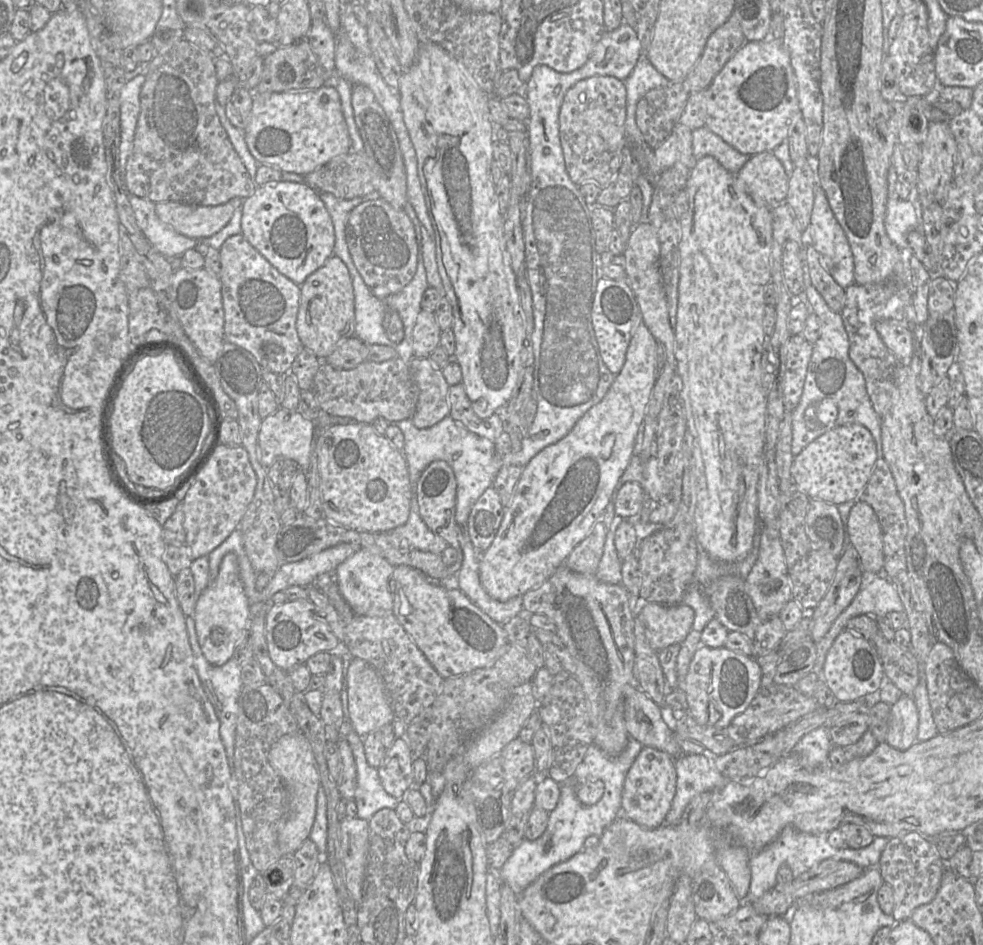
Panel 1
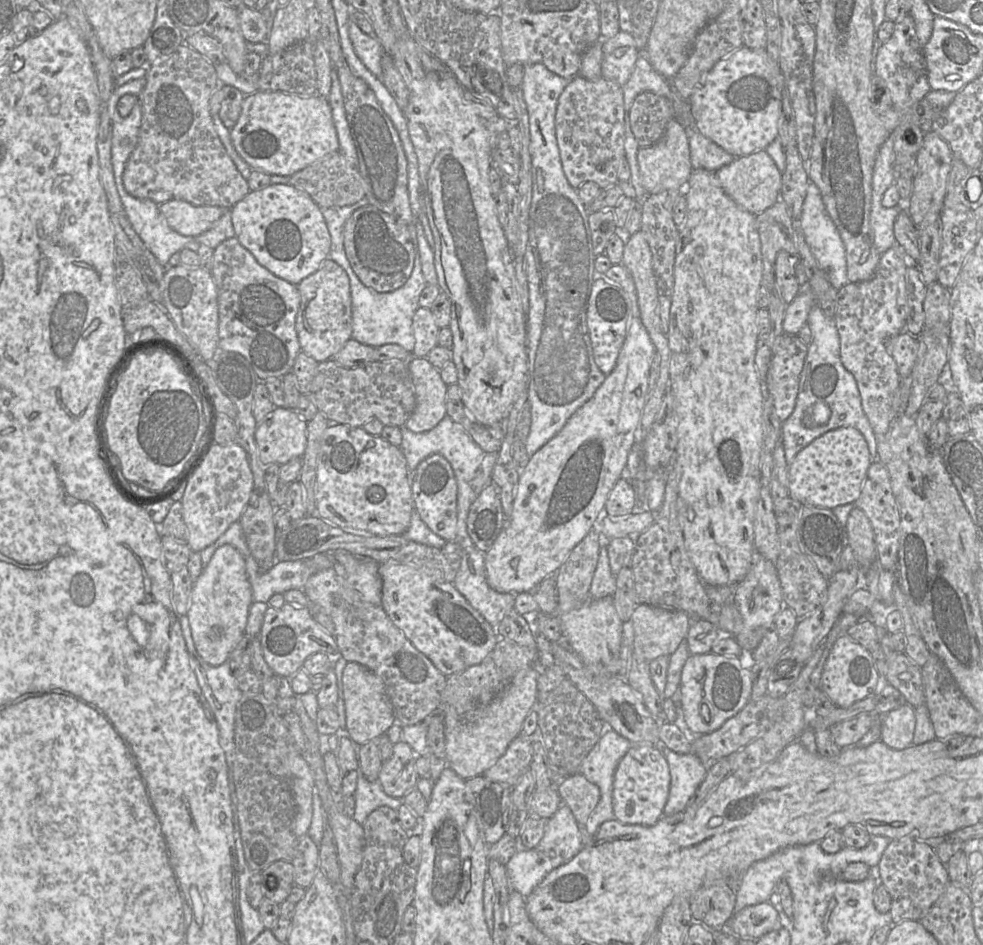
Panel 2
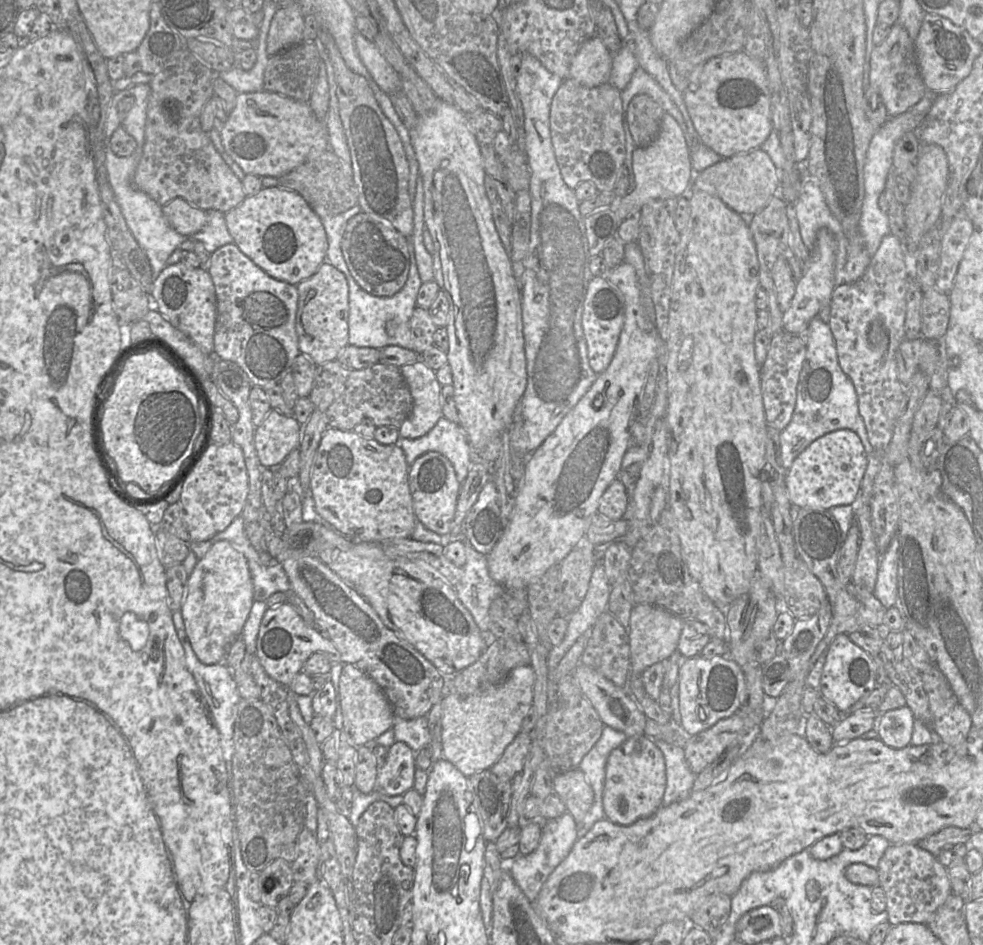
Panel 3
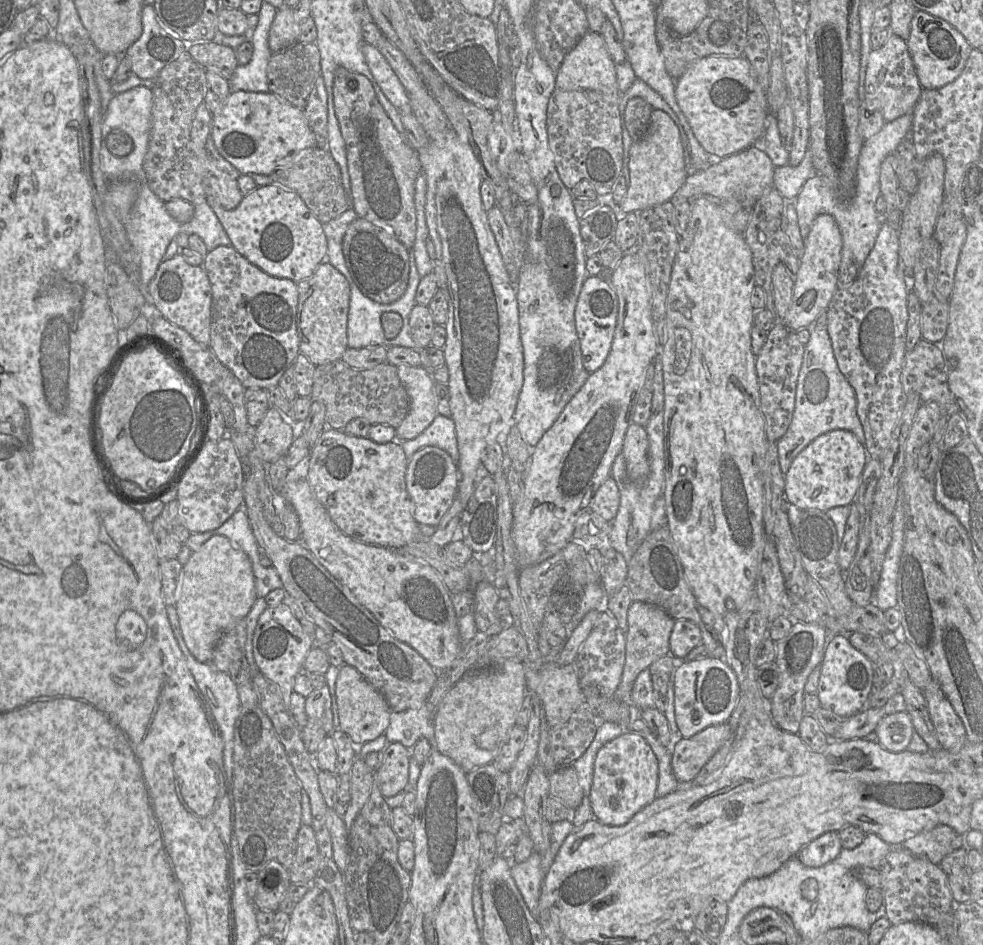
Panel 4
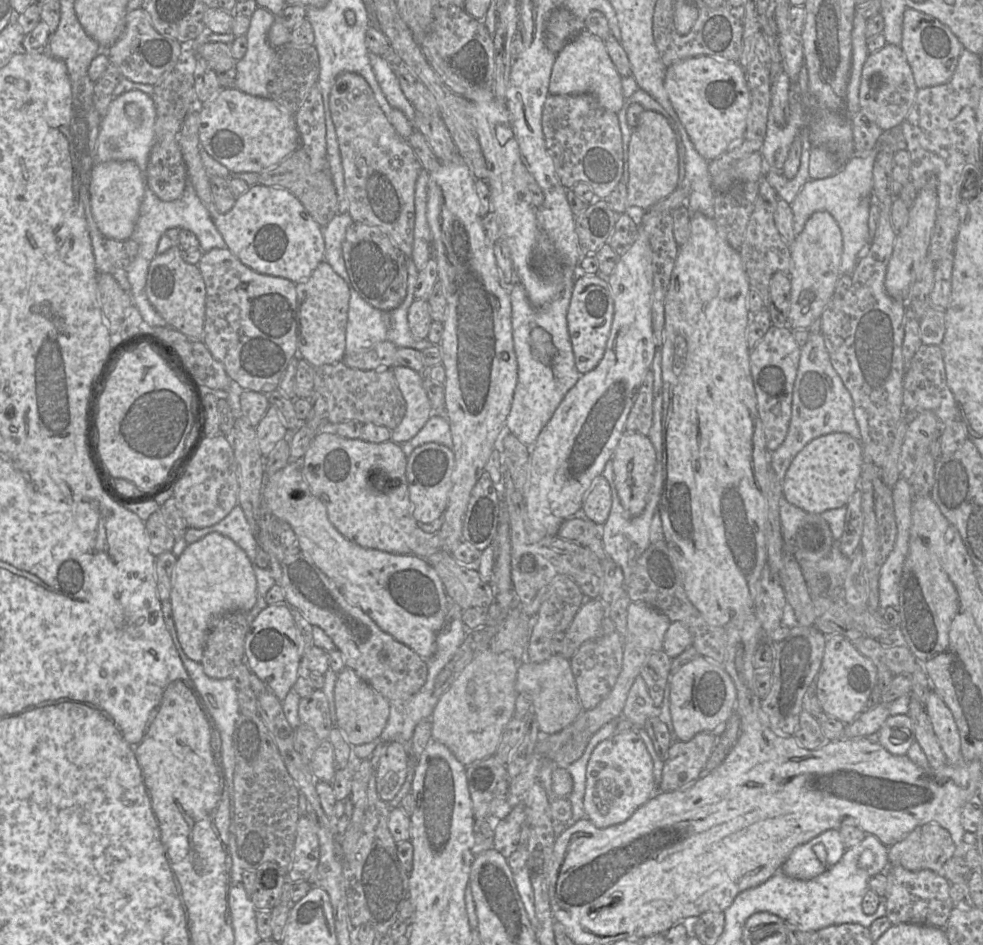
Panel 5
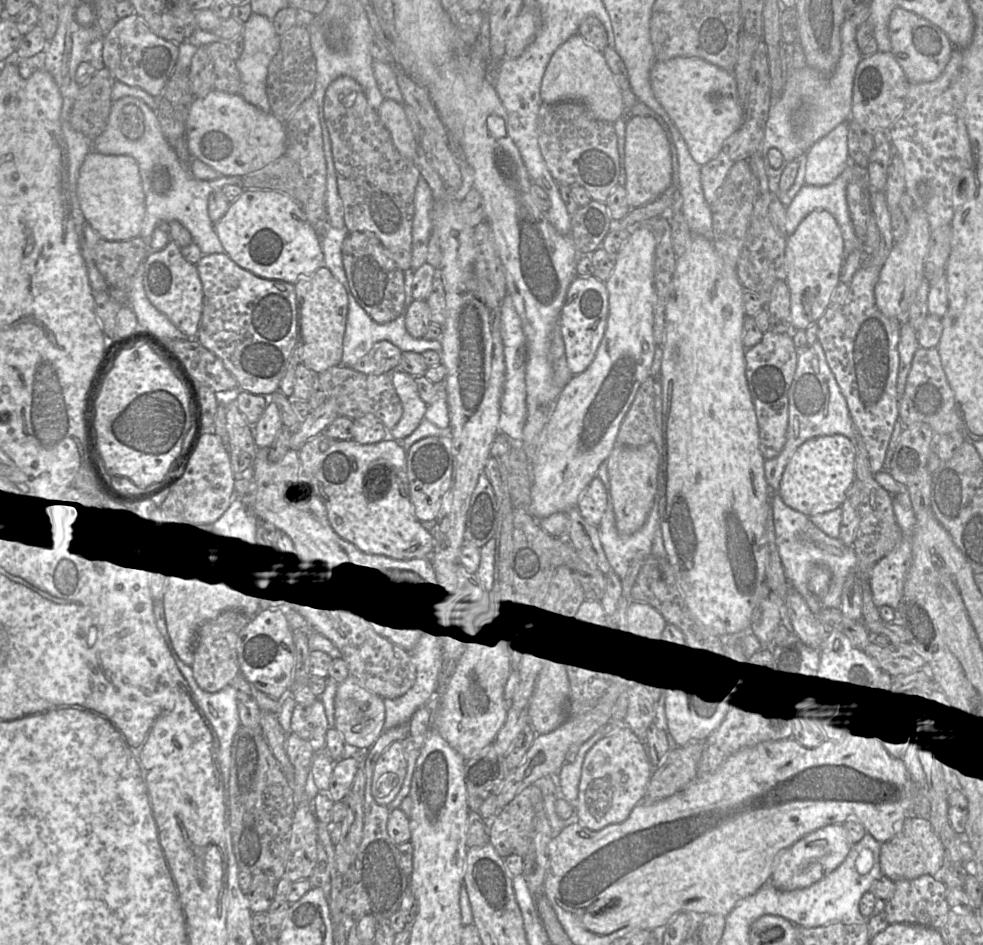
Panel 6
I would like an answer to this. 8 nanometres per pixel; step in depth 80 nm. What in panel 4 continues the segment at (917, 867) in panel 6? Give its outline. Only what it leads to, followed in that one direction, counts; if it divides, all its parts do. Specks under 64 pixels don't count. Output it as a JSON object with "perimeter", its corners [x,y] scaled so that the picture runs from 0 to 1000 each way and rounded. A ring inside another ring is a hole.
{"perimeter":[[[953,873],[921,889],[916,896],[955,915],[961,906],[980,895],[982,883],[976,884],[965,874]]]}

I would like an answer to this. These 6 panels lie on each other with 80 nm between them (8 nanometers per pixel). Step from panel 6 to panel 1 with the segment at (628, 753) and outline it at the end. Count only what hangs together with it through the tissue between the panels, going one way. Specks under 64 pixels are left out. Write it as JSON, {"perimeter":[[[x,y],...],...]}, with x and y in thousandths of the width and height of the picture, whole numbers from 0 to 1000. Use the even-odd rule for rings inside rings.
{"perimeter":[[[655,789],[636,821],[632,846],[633,863],[658,877],[672,875],[683,855],[688,829],[686,803],[672,794]]]}

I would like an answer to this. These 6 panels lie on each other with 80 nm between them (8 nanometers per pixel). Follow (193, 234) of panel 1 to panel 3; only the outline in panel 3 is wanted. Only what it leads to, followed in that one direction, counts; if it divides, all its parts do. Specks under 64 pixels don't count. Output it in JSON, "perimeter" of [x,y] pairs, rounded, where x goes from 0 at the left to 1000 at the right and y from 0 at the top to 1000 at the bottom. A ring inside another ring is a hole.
{"perimeter":[[[179,208],[164,218],[165,225],[181,247],[192,250],[203,244],[211,235],[210,224]]]}

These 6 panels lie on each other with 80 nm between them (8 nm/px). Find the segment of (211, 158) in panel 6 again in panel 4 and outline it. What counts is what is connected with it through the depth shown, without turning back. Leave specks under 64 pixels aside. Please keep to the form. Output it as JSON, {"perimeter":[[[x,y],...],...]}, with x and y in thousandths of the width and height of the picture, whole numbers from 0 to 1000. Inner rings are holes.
{"perimeter":[[[236,96],[223,122],[216,125],[214,140],[223,163],[246,185],[275,185],[304,161],[322,154],[309,115],[298,112],[277,97]]]}

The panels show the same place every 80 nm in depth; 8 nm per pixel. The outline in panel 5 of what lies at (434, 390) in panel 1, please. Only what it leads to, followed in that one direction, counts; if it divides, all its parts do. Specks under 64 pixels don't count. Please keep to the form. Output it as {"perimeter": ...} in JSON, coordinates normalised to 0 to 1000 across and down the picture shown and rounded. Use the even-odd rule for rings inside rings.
{"perimeter":[[[401,387],[399,392],[413,425],[413,437],[408,448],[398,456],[398,466],[411,470],[432,451],[440,433],[430,410],[429,395],[409,387]]]}

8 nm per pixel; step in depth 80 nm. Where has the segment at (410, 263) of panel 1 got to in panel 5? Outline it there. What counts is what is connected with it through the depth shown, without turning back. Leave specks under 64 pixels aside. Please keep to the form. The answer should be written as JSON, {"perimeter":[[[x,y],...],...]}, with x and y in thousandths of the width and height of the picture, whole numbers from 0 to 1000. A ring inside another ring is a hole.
{"perimeter":[[[358,236],[349,253],[348,270],[358,303],[375,323],[389,329],[397,329],[411,319],[415,273],[387,241]]]}

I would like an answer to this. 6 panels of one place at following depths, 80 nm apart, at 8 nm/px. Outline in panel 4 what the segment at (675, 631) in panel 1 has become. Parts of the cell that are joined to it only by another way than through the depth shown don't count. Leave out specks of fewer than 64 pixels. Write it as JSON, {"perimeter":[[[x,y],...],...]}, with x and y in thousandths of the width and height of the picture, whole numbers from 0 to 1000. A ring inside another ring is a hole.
{"perimeter":[[[643,636],[638,649],[636,702],[631,723],[623,737],[624,741],[640,742],[640,735],[649,713],[682,691],[681,676],[686,659],[687,656],[674,644],[652,636]]]}

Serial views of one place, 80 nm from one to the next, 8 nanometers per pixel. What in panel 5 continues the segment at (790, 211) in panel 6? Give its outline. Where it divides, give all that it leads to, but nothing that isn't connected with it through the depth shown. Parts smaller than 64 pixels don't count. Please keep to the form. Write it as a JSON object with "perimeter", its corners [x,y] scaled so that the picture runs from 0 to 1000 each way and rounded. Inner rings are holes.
{"perimeter":[[[893,157],[868,164],[847,186],[838,189],[823,189],[805,215],[807,243],[811,250],[821,233],[831,223],[841,223],[851,234],[858,250],[858,267],[855,279],[856,291],[867,289],[884,254],[883,231],[888,208],[888,176]]]}

